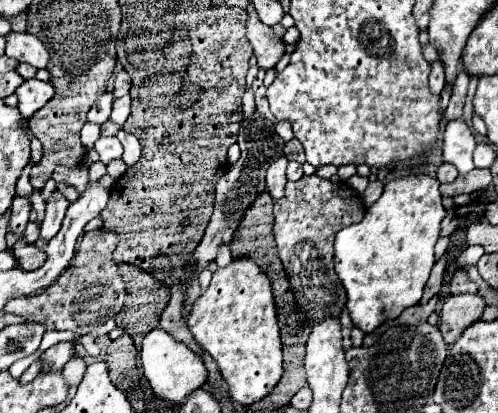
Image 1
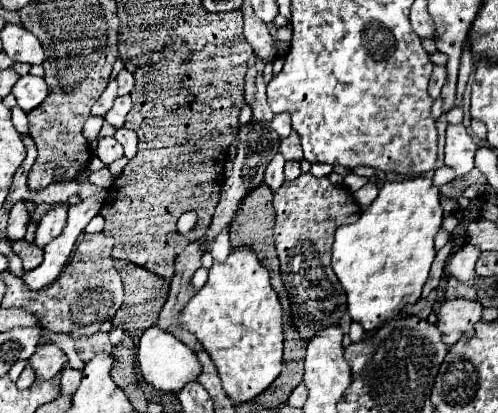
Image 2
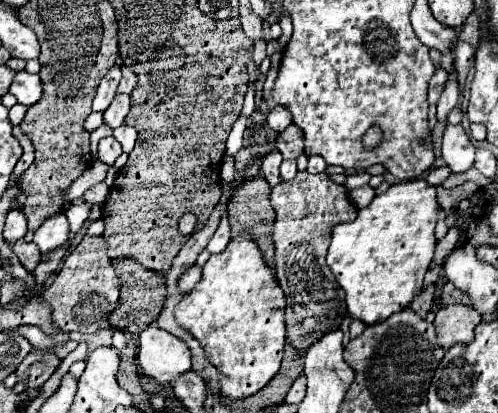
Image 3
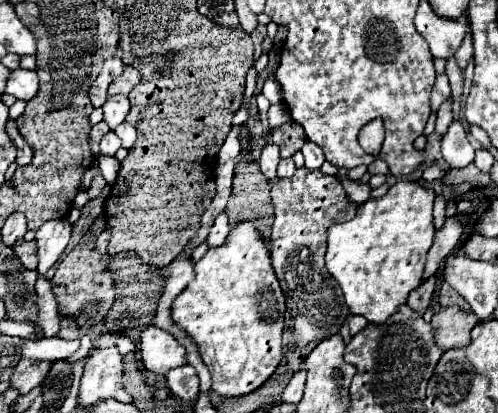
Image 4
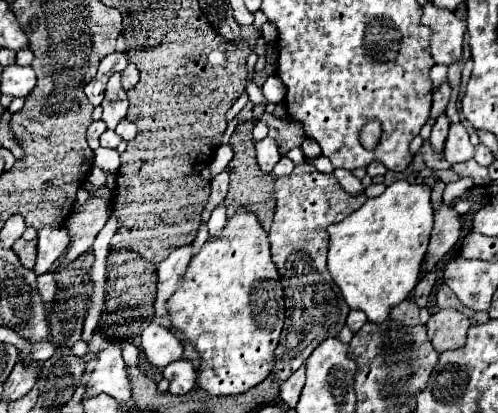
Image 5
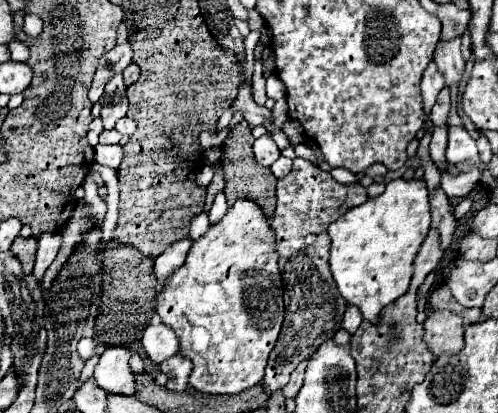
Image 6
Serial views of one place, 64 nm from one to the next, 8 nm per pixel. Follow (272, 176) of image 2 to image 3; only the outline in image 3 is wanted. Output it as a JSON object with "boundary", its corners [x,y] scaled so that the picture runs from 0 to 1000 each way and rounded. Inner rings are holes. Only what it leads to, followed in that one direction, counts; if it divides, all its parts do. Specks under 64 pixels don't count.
{"boundary":[[[546,363],[526,383],[526,426],[542,450],[554,450],[562,441],[562,416],[558,416],[562,392],[566,392],[566,373],[558,363]]]}

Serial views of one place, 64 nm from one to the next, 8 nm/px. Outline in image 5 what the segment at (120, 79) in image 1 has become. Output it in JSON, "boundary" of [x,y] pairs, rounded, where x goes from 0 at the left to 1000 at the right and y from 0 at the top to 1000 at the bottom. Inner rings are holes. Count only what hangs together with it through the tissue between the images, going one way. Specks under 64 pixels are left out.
{"boundary":[[[257,155],[257,165],[245,174],[245,208],[249,218],[265,213],[277,199],[277,165],[269,155]]]}

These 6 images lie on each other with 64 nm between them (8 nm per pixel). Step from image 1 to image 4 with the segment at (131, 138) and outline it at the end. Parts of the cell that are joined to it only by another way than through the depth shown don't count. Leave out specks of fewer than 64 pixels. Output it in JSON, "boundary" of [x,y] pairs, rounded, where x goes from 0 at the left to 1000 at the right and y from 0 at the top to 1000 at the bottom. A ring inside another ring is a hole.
{"boundary":[[[245,295],[229,320],[245,339],[245,354],[249,358],[265,358],[265,349],[273,344],[273,310],[265,300],[257,300],[257,295]]]}

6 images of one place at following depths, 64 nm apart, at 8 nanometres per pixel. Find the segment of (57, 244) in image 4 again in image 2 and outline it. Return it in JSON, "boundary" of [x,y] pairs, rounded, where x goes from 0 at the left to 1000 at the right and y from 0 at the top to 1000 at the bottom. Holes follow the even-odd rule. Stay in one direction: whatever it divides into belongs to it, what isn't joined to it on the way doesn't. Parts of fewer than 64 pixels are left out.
{"boundary":[[[116,494],[80,533],[76,557],[72,557],[72,576],[68,576],[72,596],[88,600],[112,571],[120,571],[120,562],[129,557],[129,542],[133,542],[133,508],[137,508],[133,494]]]}

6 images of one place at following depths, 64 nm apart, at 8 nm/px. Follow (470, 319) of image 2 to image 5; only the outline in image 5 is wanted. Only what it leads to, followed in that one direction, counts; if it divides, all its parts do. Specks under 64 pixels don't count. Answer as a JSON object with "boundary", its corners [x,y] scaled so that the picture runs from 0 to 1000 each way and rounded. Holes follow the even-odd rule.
{"boundary":[[[912,746],[880,751],[863,765],[859,785],[859,818],[876,852],[920,847],[936,828],[936,804],[944,794],[944,775]]]}

